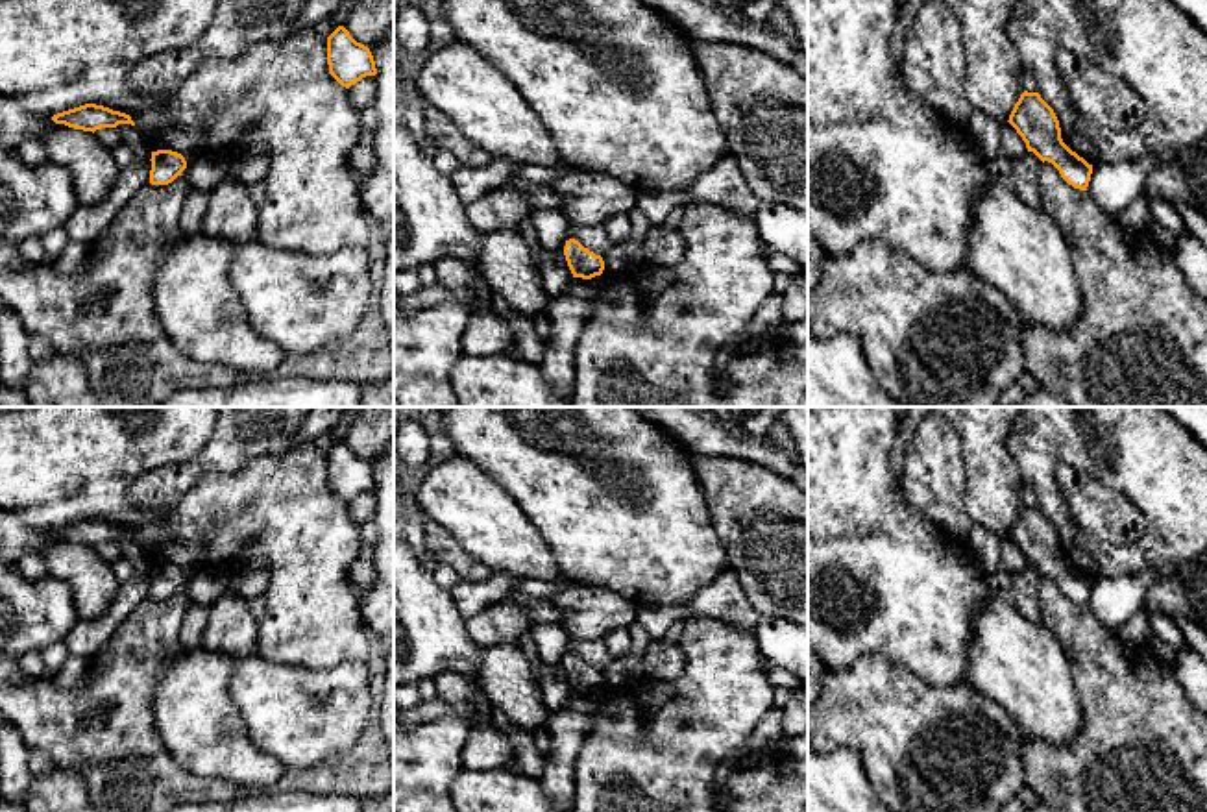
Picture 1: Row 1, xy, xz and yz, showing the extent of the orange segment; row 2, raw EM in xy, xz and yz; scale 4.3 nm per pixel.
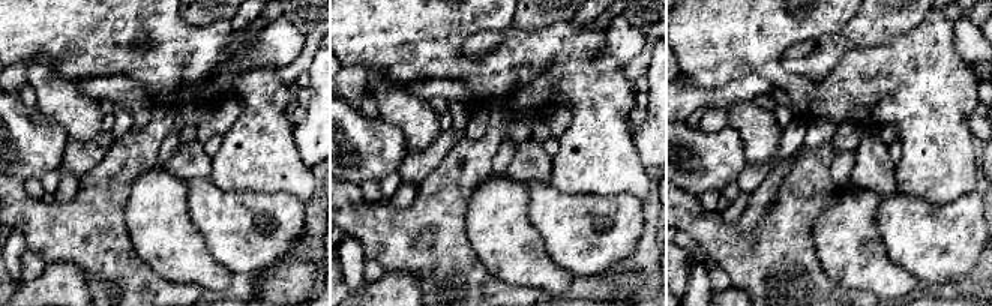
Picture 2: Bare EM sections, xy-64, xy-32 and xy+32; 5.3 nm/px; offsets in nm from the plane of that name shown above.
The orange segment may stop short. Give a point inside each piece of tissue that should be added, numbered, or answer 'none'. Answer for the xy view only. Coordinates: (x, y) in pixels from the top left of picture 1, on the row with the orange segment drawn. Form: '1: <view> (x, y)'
none

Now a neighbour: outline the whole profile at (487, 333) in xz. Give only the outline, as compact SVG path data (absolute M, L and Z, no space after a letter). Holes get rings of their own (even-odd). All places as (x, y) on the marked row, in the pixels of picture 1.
M475 289L469 303L471 320L462 333L462 353L475 357L512 355L518 331L512 329L494 309L494 294L484 300Z

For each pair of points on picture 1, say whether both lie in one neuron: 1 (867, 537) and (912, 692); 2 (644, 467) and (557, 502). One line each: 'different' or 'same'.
1: different
2: same

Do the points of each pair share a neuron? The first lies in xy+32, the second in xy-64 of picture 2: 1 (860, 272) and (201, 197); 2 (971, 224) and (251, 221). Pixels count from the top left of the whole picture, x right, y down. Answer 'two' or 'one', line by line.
1: two
2: one

